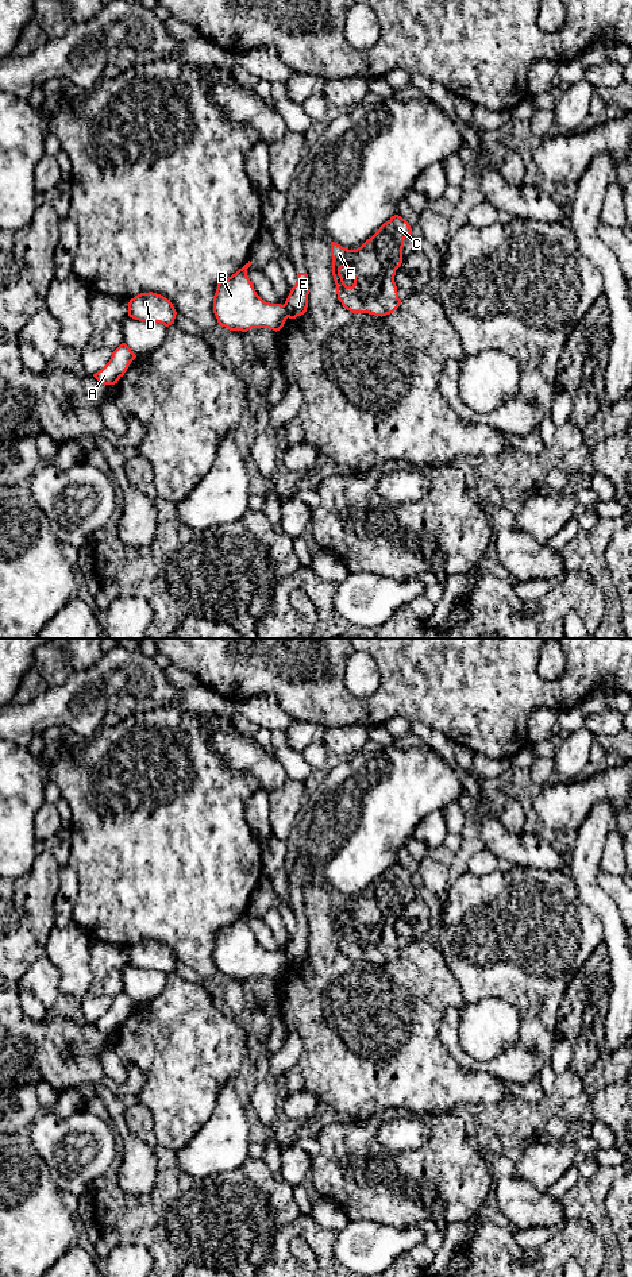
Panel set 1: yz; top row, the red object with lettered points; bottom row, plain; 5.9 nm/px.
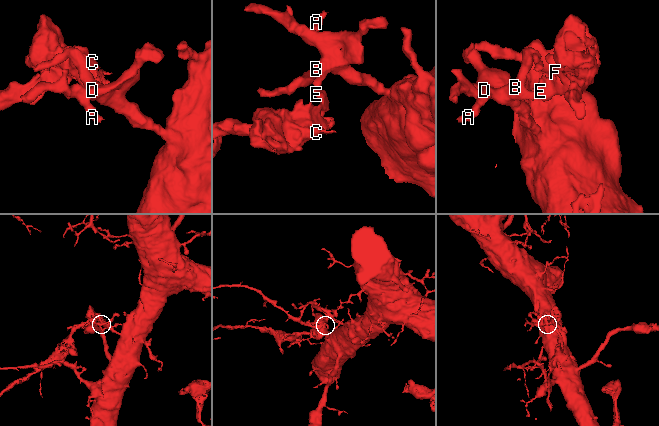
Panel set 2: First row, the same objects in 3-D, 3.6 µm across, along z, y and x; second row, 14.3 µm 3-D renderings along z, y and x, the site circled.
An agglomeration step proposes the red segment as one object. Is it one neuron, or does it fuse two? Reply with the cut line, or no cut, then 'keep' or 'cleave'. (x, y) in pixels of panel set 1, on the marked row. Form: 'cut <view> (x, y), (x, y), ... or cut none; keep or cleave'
cut yz (282, 305), (288, 316); cleave

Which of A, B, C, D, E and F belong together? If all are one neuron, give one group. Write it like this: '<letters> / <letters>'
A B D / C E F

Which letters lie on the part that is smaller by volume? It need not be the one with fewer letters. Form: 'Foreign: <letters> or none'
Foreign: C, E, F

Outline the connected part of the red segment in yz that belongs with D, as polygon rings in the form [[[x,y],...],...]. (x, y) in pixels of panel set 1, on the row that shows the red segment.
[[[153,292],[140,293],[128,302],[128,316],[139,321],[169,327],[174,324],[176,315],[173,304],[166,297]]]

